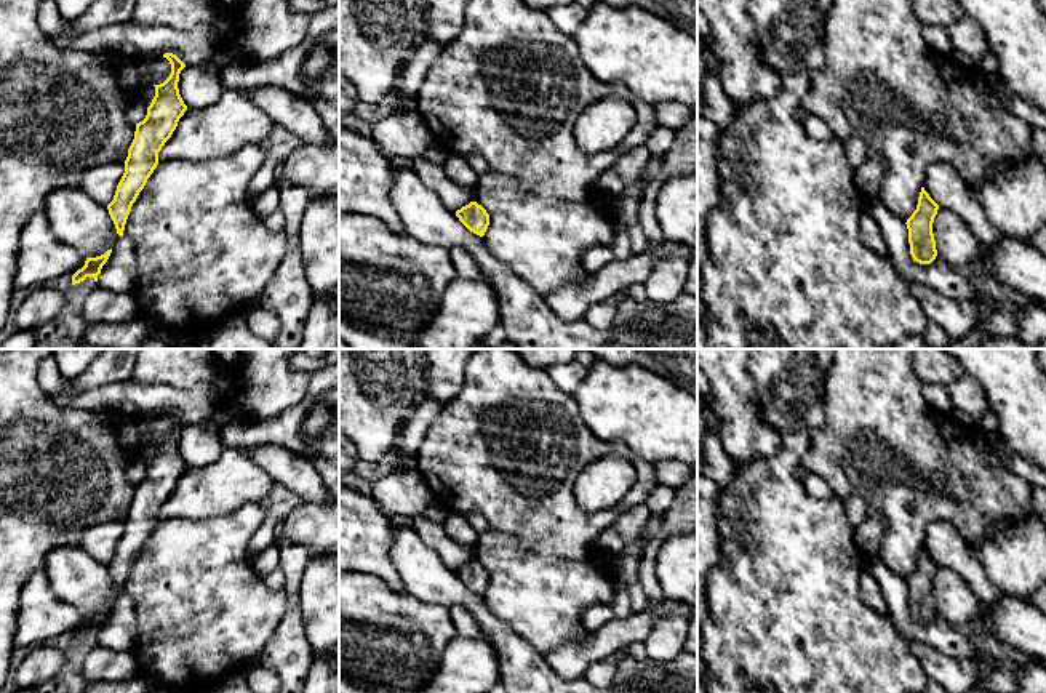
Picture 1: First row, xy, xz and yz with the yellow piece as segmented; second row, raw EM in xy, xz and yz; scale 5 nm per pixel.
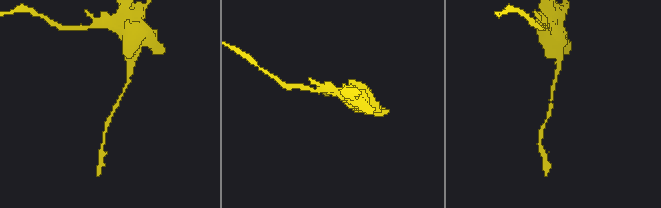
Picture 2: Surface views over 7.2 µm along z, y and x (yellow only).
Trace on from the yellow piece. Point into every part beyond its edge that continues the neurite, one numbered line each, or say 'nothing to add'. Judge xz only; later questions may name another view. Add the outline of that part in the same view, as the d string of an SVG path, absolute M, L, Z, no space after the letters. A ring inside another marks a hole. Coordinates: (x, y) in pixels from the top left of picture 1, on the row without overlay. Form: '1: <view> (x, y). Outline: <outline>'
nothing to add

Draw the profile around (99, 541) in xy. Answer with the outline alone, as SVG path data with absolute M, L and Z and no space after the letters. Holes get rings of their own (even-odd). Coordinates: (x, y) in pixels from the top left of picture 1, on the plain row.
M125 520L104 522L80 530L80 546L99 563L107 565L115 554L117 544L125 531Z

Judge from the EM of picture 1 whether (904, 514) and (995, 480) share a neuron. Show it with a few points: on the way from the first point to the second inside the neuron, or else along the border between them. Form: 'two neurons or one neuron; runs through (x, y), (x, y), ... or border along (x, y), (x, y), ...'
one neuron; runs through (926, 506), (970, 506), (973, 503)

